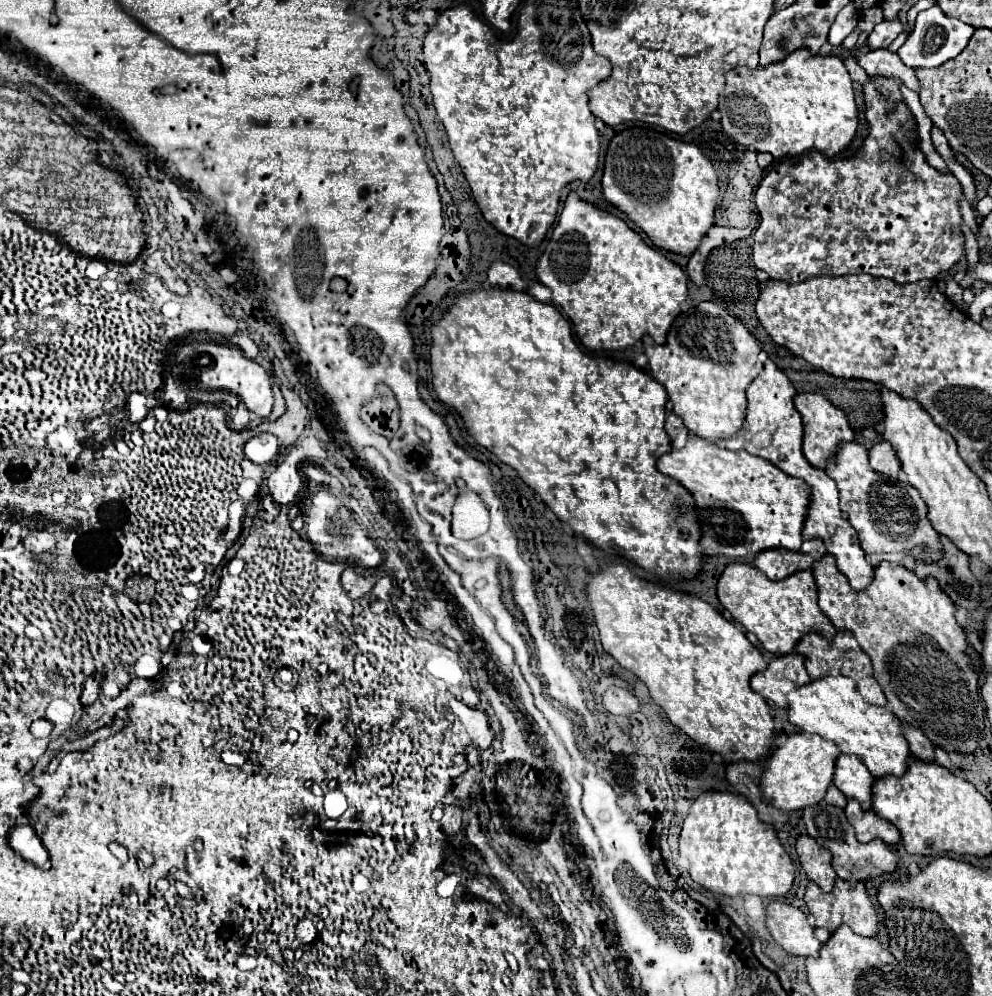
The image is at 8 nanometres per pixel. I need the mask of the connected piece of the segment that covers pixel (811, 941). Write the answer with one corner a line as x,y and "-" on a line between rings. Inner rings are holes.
773,900
767,906
767,928
775,942
791,956
819,956
821,942
815,938
815,928
809,918
787,902

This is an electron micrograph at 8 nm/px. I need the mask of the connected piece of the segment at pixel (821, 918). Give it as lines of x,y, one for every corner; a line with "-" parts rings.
837,878
835,882
835,888
833,892
825,894
823,890
819,890
815,884
809,884
807,886
807,892
805,892
805,902
807,902
807,908
809,912
813,914
815,918
815,926
817,928
827,928
831,934
841,926
841,924
847,924
853,932
857,932
859,936
869,936
869,938
875,938
879,934
879,920
877,920
877,910
871,902
871,898
867,896
867,890
863,884
857,884
857,886
851,886
849,882

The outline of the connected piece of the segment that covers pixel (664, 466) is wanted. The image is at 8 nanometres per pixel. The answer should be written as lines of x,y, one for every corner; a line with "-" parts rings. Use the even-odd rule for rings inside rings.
689,436
687,446
671,450
657,460
657,468
681,482
697,502
703,528
701,546
705,554
749,556
771,548
799,552
801,530
807,518
809,486
785,474
771,462
751,456
749,452
731,452
699,436

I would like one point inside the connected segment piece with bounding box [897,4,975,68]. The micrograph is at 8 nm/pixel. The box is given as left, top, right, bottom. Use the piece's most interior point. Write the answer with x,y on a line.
936,38

